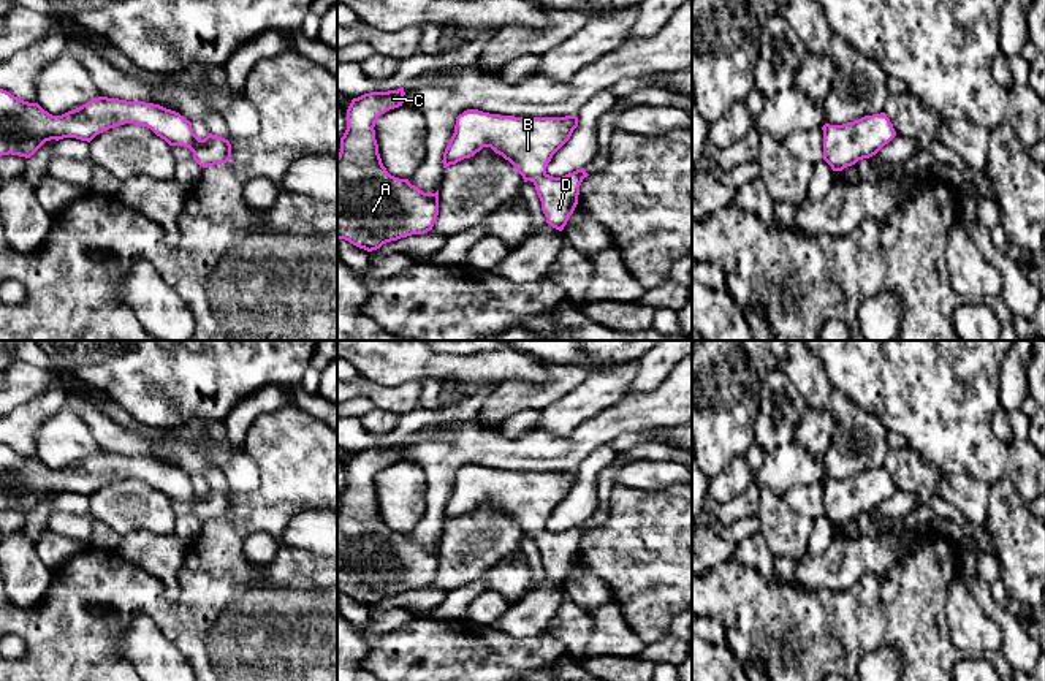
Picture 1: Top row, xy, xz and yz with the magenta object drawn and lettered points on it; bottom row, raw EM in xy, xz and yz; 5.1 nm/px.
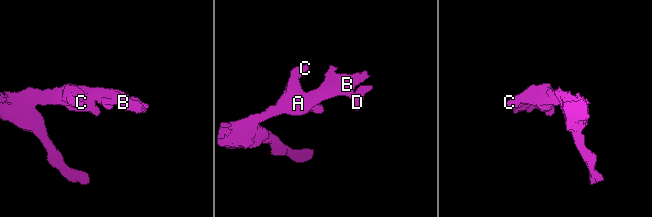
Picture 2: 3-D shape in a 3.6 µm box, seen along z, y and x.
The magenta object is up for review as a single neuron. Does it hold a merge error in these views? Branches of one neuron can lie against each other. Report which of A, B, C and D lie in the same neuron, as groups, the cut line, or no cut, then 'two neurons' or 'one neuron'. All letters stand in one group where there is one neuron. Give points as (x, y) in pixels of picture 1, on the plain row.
A B C D; no cut; one neuron

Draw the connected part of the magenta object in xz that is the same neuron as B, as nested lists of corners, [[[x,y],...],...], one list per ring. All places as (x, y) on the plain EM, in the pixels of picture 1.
[[[467,464],[456,472],[442,518],[446,523],[491,502],[518,524],[524,537],[535,540],[546,578],[562,586],[578,559],[580,540],[589,529],[581,523],[553,532],[546,521],[576,481],[576,470],[515,472]]]

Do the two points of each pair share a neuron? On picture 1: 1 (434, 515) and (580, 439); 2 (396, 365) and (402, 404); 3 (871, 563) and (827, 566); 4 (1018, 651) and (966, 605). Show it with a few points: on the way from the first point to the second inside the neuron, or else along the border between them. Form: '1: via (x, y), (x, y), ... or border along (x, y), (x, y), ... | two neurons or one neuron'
1: via (445, 471), (464, 452), (535, 452) | one neuron
2: border along (363, 376), (383, 385), (426, 379) | two neurons
3: via (860, 563), (838, 566) | one neuron
4: border along (979, 604), (980, 610), (998, 627), (1001, 646) | two neurons

